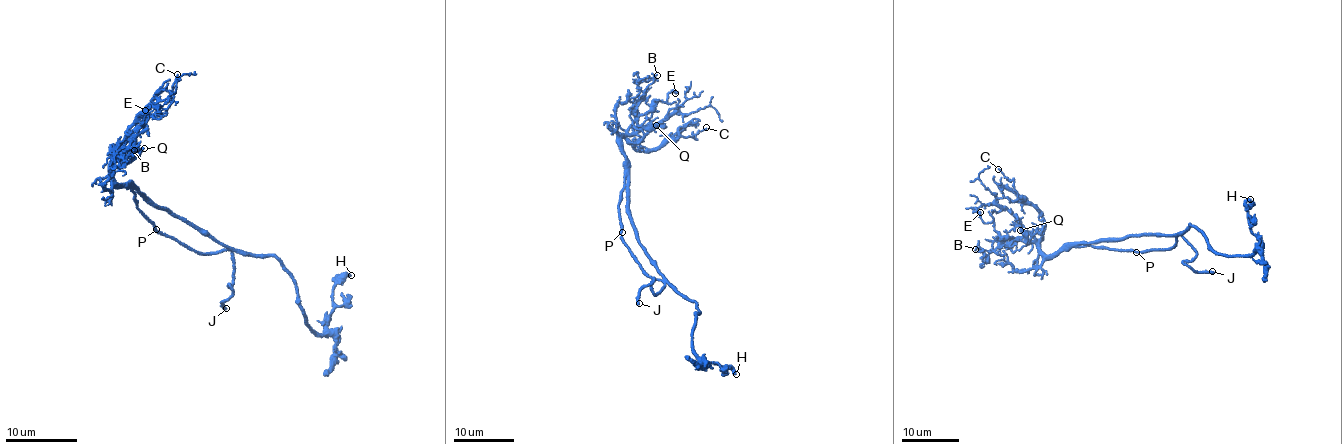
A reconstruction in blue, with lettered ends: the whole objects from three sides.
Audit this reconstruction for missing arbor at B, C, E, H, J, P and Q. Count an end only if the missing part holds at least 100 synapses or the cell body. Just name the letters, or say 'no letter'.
J

